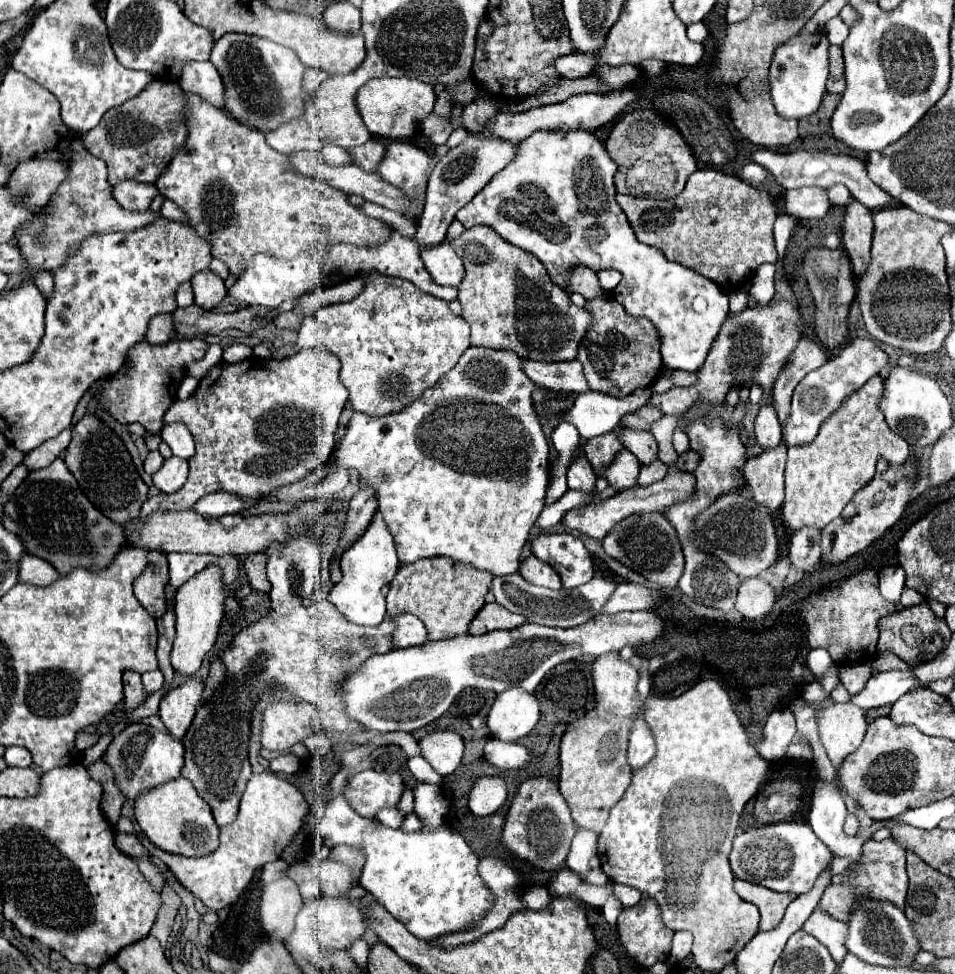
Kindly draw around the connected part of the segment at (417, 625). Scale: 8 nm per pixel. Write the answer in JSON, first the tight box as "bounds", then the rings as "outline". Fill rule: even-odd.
{"bounds":[393,615,429,647],"outline":[[[399,615],[393,619],[397,623],[397,629],[393,633],[395,647],[413,647],[413,645],[425,645],[429,641],[427,627],[423,621],[419,621],[415,615]]]}

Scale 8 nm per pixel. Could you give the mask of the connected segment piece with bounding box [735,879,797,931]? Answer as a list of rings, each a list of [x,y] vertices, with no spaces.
[[[735,879],[735,891],[743,901],[757,905],[757,909],[761,913],[759,931],[775,929],[781,923],[787,905],[793,899],[797,899],[795,893],[777,893],[777,891],[767,889],[767,887],[747,883],[747,881],[741,881],[741,879]]]

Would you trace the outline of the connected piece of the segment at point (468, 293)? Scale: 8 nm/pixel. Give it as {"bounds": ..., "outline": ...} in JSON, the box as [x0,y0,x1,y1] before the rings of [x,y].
{"bounds":[447,225,595,361],"outline":[[[475,225],[465,229],[459,239],[447,239],[465,265],[465,277],[459,283],[459,301],[463,305],[463,317],[471,325],[471,345],[491,349],[511,349],[523,359],[533,361],[571,361],[577,357],[577,349],[585,333],[595,323],[595,317],[571,303],[569,293],[553,285],[547,277],[543,263],[531,253],[521,251],[507,243],[499,233],[489,227]]]}

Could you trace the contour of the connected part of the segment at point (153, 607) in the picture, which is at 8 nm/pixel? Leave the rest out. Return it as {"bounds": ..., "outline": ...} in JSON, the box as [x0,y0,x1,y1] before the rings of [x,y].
{"bounds":[133,551,169,619],"outline":[[[149,551],[149,553],[151,553],[151,565],[147,565],[147,569],[137,577],[137,581],[133,583],[133,589],[139,603],[157,619],[167,609],[163,589],[165,589],[165,583],[169,581],[169,575],[167,575],[165,555],[155,551]]]}

